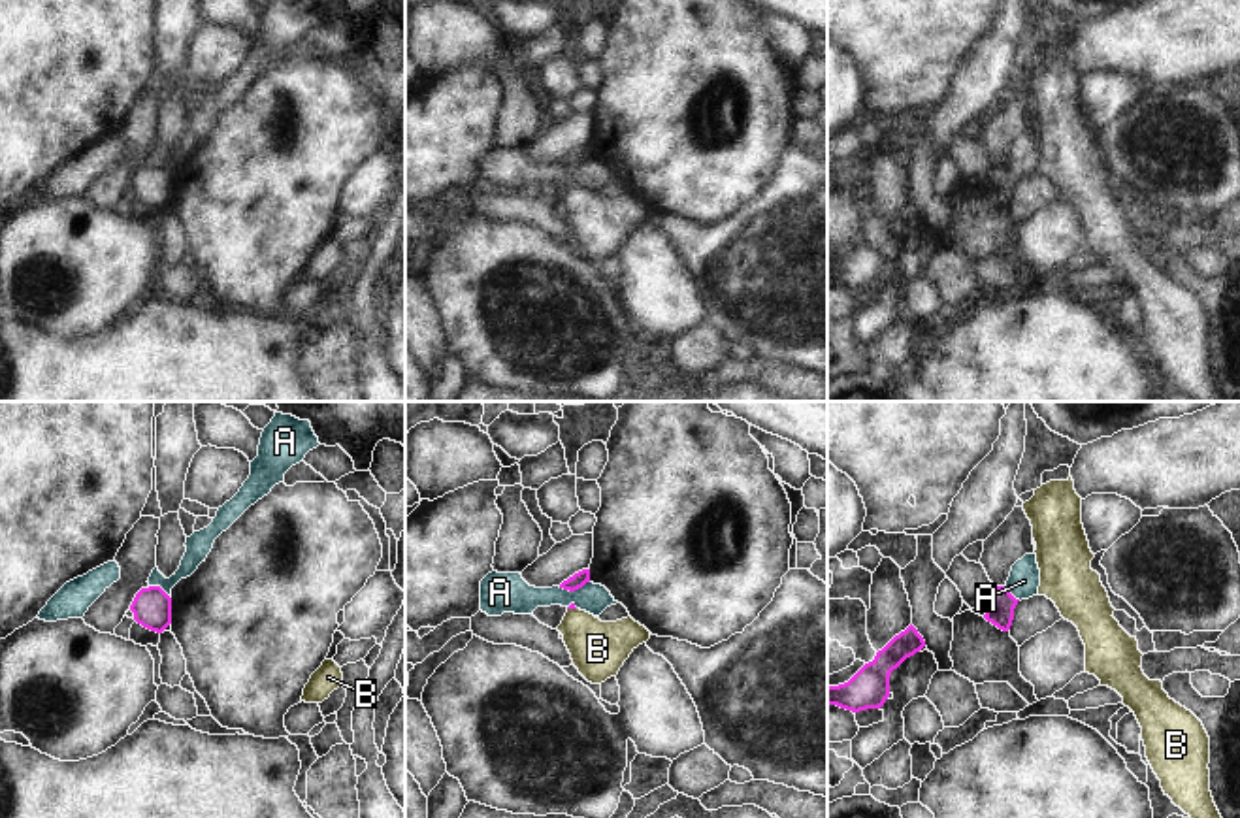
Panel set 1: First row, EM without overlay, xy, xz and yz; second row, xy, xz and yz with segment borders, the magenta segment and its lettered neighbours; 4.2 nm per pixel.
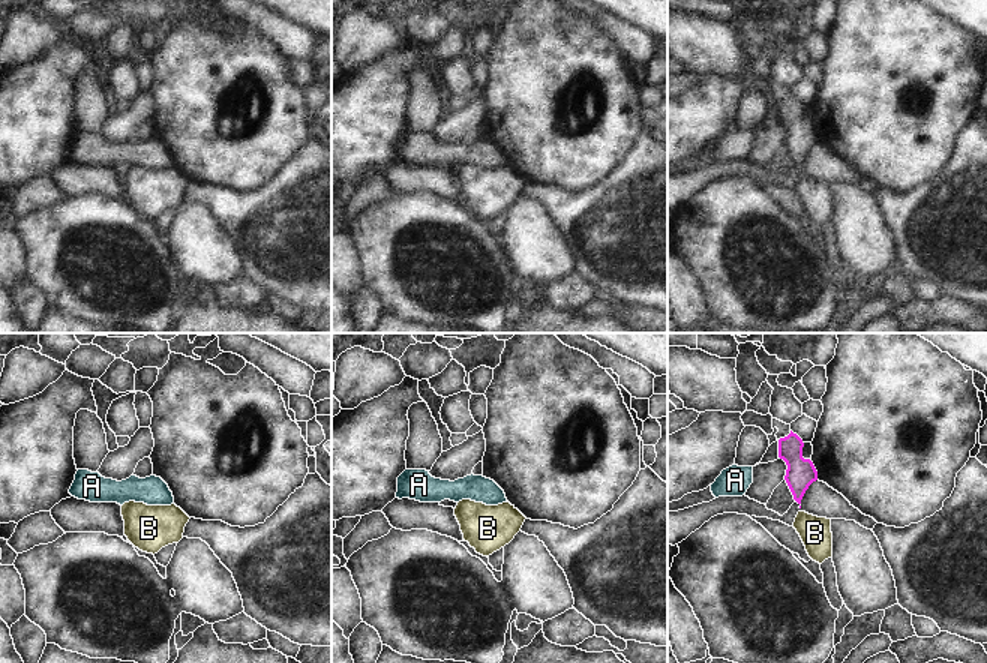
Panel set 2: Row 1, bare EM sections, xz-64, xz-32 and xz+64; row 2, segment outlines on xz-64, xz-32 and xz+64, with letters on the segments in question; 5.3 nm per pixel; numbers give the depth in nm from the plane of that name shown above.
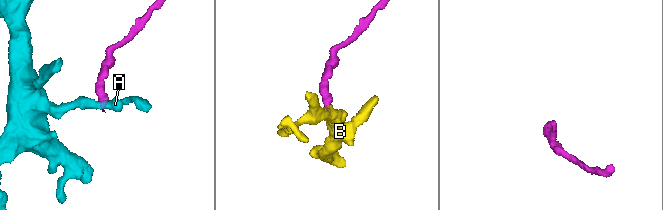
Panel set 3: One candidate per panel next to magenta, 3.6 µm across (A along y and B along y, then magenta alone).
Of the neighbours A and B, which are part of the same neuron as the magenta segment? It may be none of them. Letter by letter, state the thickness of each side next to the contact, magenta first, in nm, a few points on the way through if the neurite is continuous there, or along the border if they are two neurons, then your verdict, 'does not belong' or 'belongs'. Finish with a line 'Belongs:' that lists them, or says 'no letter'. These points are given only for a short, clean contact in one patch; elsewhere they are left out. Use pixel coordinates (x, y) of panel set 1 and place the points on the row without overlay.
A: 70/150 nm | along xz (588, 159), (573, 168), (558, 164) | does not belong
B: 20/240 nm | across xz (571, 183), (571, 185), (577, 204), (598, 227) | belongs
Belongs: B

